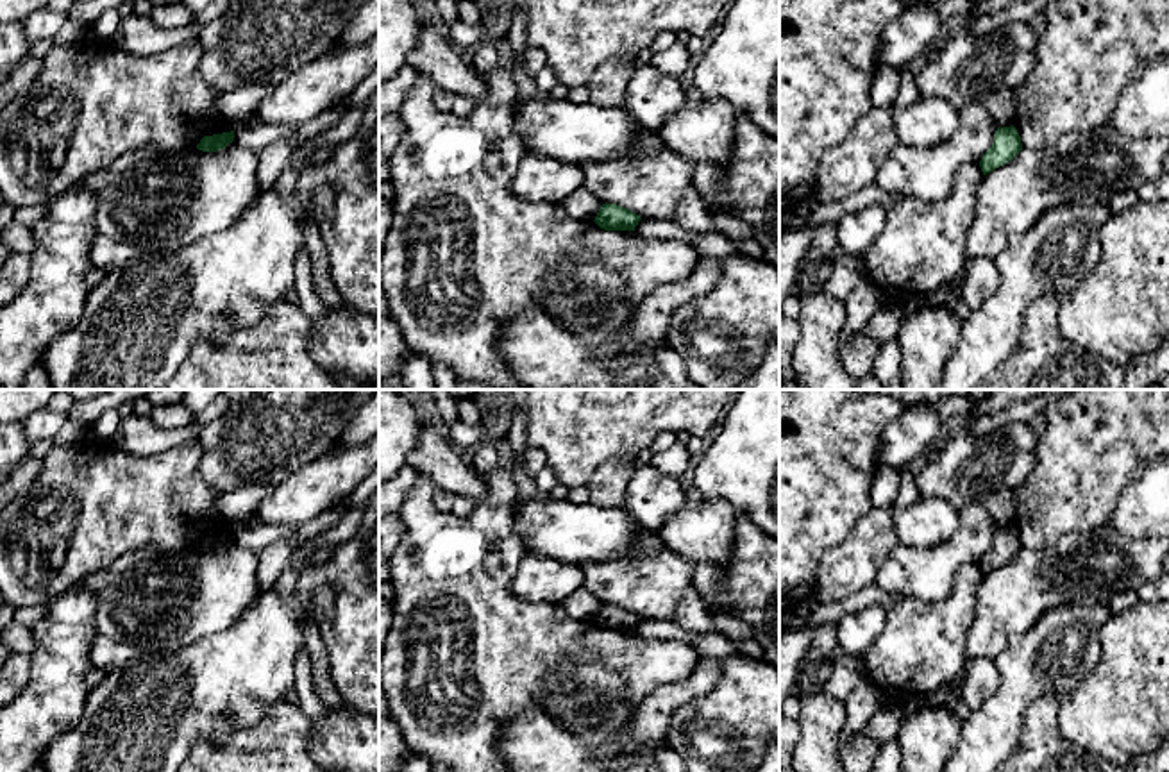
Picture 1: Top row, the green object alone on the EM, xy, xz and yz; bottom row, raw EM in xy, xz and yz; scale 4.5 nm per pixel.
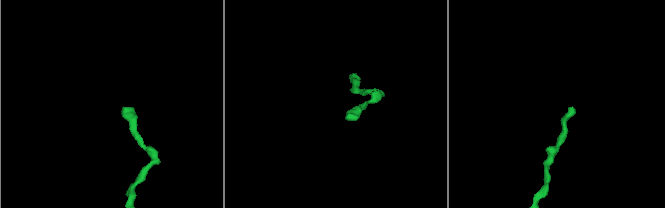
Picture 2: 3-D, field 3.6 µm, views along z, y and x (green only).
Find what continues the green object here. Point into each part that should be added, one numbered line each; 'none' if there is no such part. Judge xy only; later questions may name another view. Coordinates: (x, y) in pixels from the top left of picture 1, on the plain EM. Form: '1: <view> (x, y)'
none

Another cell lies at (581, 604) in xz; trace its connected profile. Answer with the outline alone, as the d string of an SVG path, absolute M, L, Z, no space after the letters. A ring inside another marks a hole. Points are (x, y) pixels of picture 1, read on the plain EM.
M581 588L567 597L563 602L559 602L559 606L568 618L595 620L602 602L593 593Z

